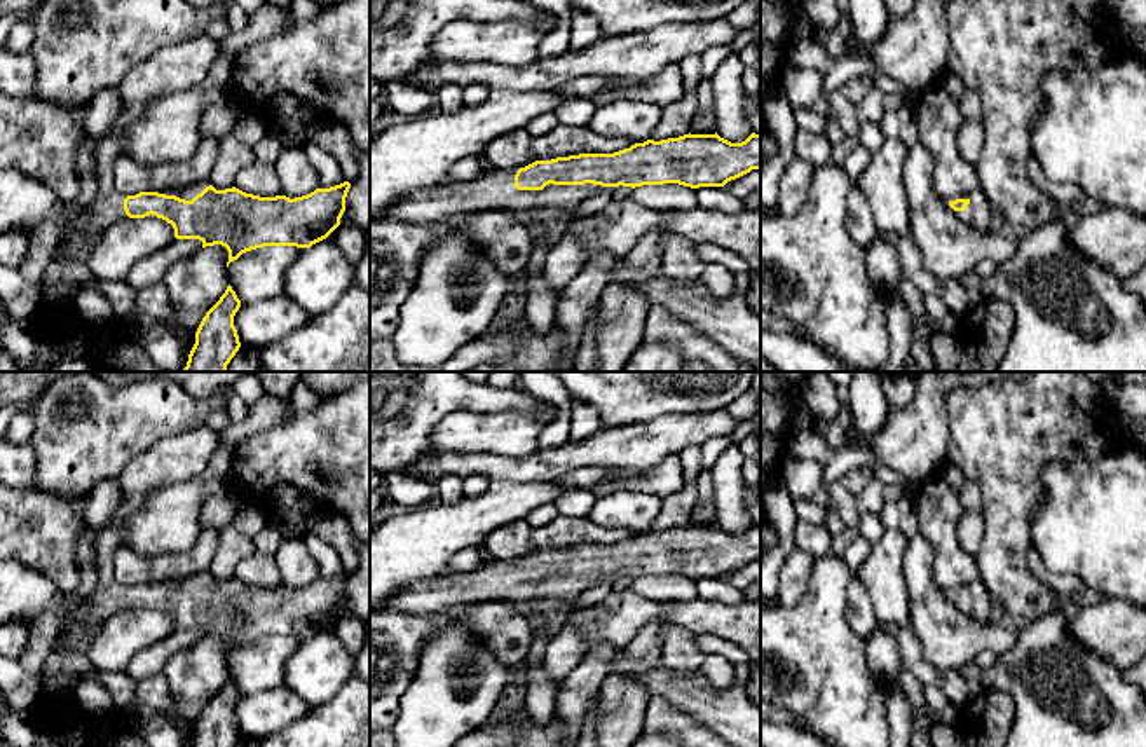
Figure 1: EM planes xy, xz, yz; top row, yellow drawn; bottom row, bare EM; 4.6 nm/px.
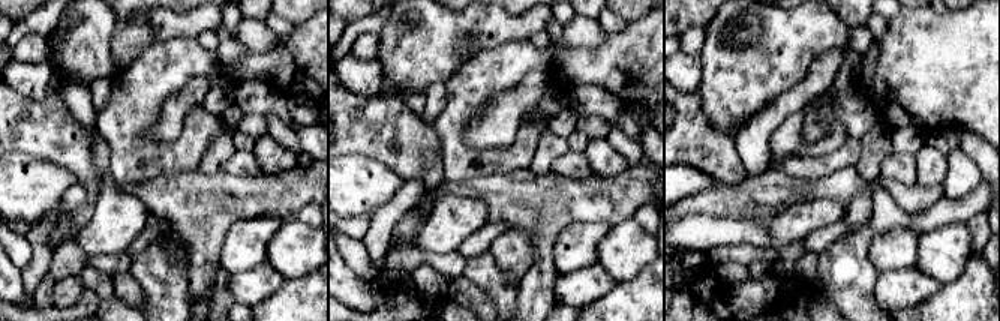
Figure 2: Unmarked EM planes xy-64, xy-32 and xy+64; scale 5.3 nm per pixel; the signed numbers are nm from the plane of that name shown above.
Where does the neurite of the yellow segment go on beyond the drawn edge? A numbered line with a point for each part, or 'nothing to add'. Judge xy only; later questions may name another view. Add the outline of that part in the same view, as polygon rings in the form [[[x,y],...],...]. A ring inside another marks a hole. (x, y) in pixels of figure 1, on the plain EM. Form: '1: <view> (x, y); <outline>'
1: xy (189, 583); [[[204,571],[183,579],[160,581],[159,585],[176,586],[180,590],[192,592],[197,585],[201,585],[209,576],[211,576],[209,571]]]

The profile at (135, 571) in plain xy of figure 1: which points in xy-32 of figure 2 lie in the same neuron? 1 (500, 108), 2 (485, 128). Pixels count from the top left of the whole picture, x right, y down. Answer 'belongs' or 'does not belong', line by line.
1: does not belong
2: does not belong

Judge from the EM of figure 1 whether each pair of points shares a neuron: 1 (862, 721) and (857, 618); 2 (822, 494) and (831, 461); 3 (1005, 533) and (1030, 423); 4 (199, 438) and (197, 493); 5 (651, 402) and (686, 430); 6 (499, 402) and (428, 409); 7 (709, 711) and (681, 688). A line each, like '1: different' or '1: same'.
1: different
2: same
3: same
4: different
5: different
6: same
7: same

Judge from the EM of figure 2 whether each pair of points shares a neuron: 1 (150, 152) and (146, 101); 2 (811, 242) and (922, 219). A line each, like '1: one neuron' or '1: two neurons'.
1: one neuron
2: two neurons

